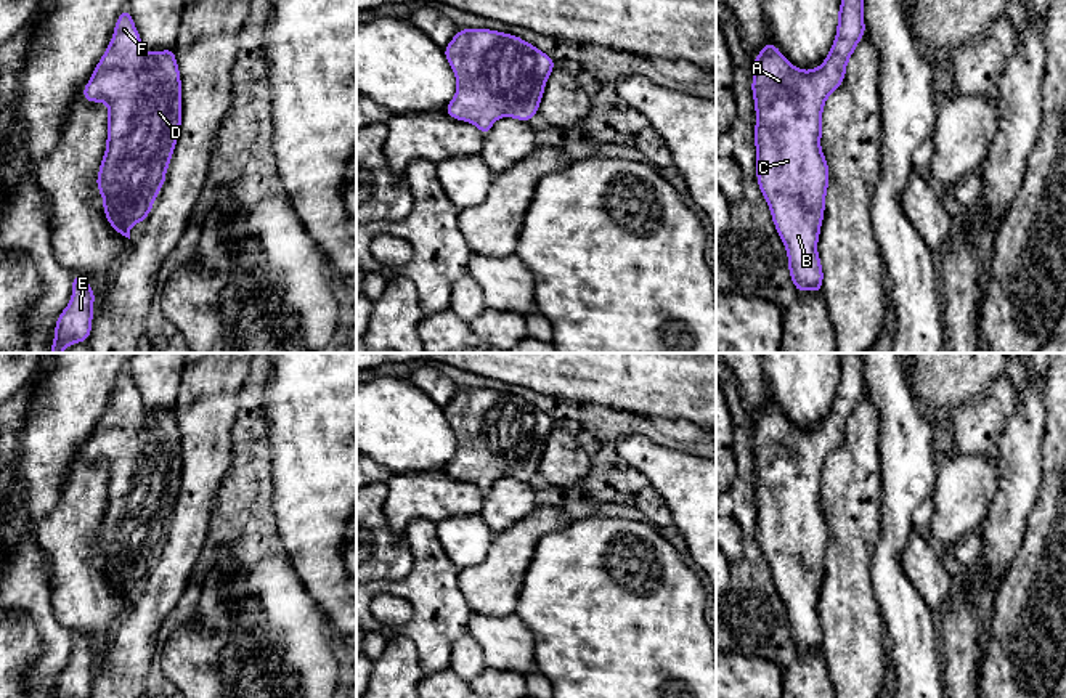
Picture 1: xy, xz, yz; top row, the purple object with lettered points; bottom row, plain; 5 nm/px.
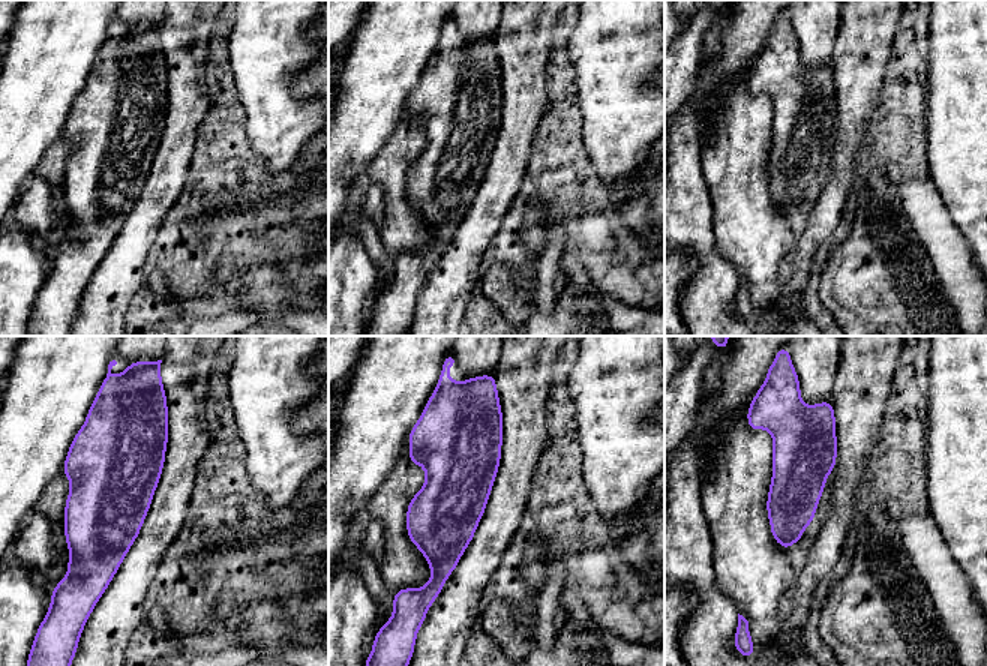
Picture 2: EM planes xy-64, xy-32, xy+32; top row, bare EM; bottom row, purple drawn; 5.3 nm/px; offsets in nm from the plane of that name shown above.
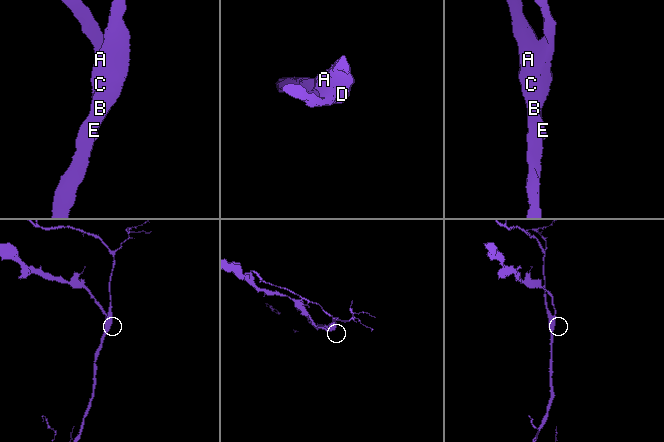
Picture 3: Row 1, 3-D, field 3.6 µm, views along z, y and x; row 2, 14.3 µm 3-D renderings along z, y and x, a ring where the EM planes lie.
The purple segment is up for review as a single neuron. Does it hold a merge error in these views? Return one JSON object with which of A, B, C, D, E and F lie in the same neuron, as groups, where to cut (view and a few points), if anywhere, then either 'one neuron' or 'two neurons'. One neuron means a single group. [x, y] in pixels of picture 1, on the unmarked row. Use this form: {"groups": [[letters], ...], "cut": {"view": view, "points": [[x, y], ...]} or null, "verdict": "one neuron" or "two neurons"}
{"groups": [["A", "B", "C", "D", "E", "F"]], "cut": null, "verdict": "one neuron"}

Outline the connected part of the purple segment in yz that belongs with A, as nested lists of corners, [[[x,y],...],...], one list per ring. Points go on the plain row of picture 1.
[[[841,353],[836,396],[819,427],[803,430],[793,425],[769,400],[753,420],[756,542],[787,608],[790,639],[796,651],[822,651],[824,629],[817,602],[828,550],[828,521],[820,507],[820,478],[827,457],[843,444],[849,417],[864,395],[862,353]]]

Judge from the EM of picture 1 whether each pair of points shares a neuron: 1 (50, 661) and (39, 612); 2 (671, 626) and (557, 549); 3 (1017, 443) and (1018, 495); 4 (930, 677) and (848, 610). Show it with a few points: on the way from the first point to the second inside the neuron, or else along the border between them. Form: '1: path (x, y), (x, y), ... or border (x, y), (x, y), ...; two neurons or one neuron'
1: path (50, 649), (50, 629), (47, 624); one neuron
2: path (639, 621), (628, 620), (577, 575); one neuron
3: path (1018, 456), (1018, 482); one neuron
4: border (880, 607), (890, 644); two neurons

